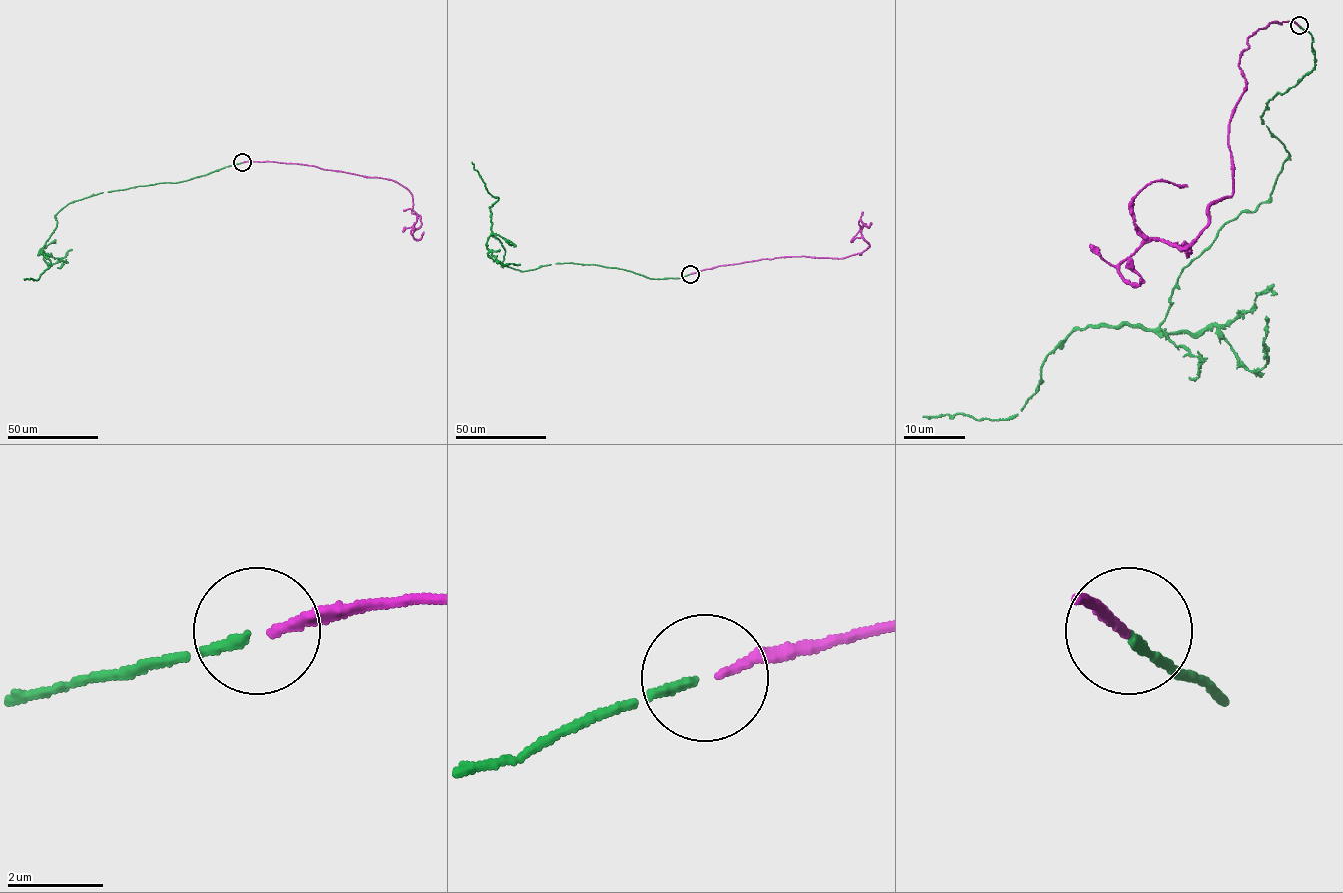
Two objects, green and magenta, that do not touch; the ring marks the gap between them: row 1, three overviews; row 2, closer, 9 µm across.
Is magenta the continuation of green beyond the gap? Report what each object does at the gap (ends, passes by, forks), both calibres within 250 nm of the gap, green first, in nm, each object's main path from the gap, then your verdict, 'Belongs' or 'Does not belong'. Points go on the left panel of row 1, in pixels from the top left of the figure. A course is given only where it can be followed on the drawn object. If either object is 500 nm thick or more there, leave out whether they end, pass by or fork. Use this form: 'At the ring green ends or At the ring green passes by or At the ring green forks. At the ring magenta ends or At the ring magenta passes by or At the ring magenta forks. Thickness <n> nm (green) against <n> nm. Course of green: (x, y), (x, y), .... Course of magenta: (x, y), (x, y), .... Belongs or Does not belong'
At the ring green ends. At the ring magenta ends. Thickness 200 nm (green) against 180 nm. Course of green: (241, 162), (186, 181), (73, 201), (55, 215), (57, 227), (43, 249), (50, 266), (36, 280), (23, 279). Course of magenta: (242, 162), (395, 181), (412, 194), (418, 228), (417, 214), (404, 210). Belongs

